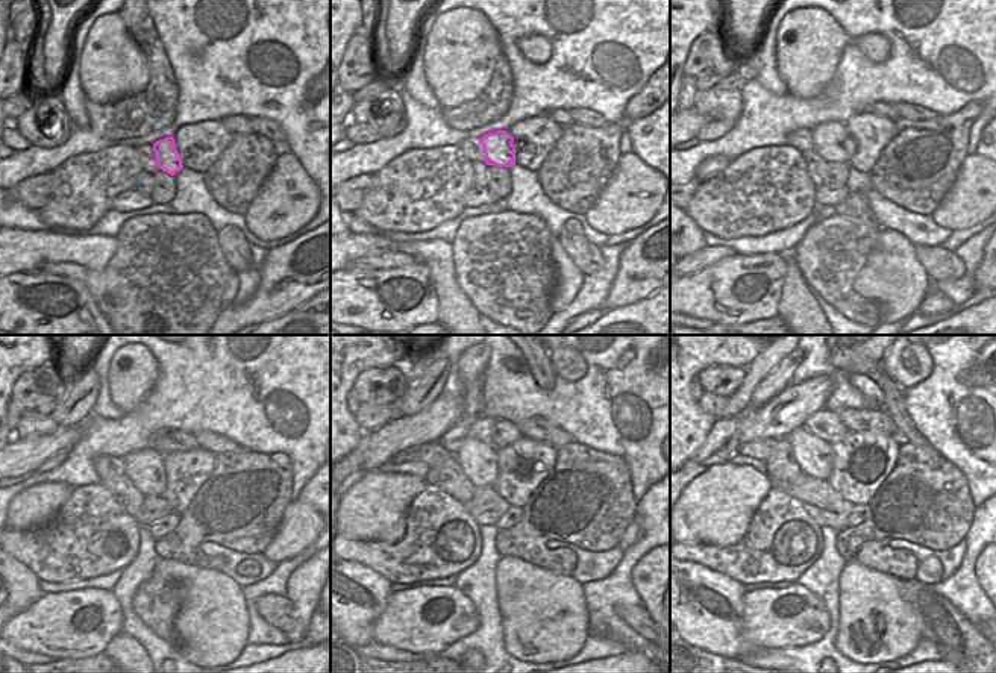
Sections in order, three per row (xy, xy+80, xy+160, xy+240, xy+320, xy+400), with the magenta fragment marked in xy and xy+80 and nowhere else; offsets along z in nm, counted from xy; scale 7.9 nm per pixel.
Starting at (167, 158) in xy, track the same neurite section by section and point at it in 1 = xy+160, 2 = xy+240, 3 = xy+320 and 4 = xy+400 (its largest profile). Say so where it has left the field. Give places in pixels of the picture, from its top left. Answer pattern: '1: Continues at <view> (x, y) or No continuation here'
1: Continues at xy+160 (831, 140)
2: Continues at xy+240 (144, 467)
3: Continues at xy+320 (478, 461)
4: Continues at xy+400 (813, 455).

